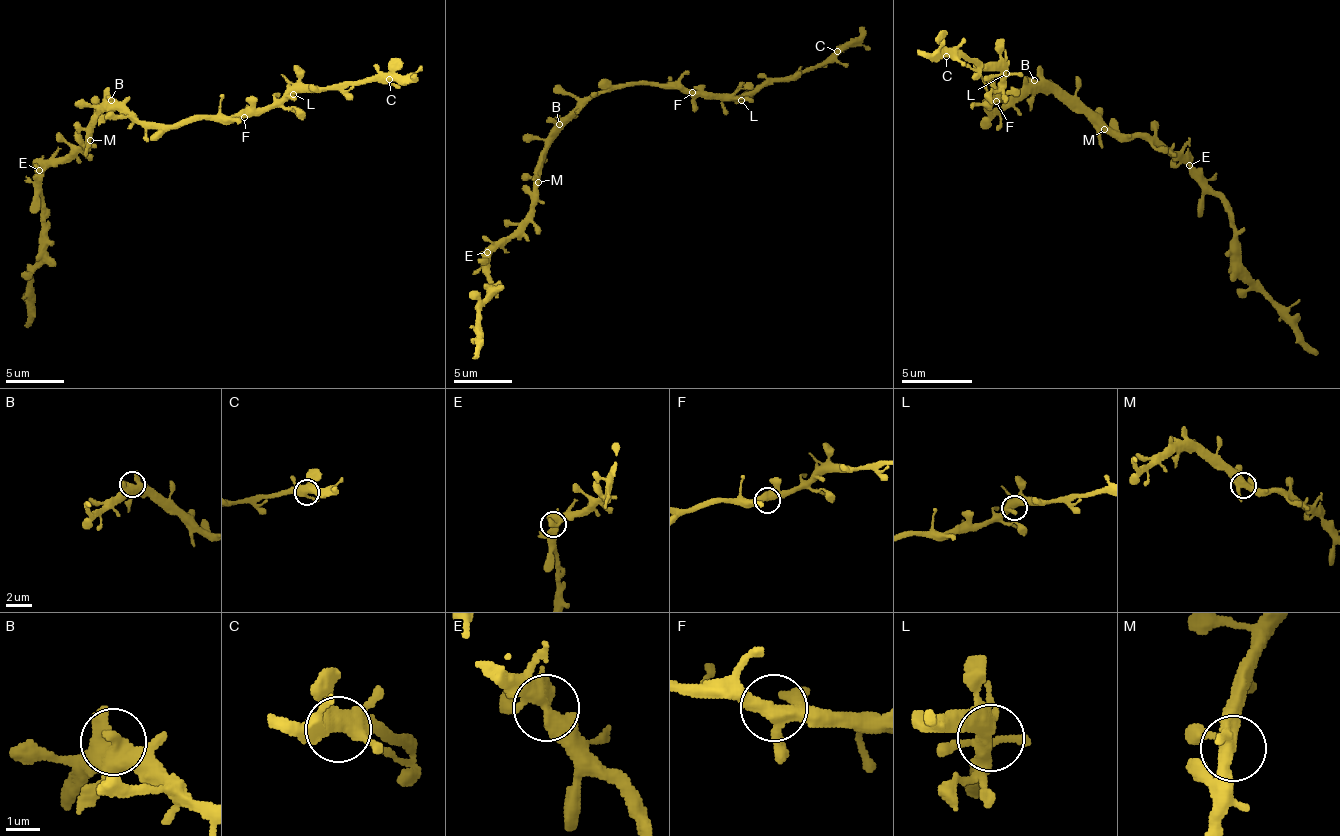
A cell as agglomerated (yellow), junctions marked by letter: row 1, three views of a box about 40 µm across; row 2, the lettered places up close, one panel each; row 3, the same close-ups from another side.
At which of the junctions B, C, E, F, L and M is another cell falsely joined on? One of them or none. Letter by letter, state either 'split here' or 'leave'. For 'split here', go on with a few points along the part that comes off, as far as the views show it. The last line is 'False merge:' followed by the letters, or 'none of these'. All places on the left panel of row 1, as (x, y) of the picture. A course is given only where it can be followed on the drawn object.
B: leave
C: leave
E: split here; foreign part runs (38, 169), (41, 253), (32, 271), (32, 317), (24, 326)
F: leave
L: leave
M: leave
False merge: E

